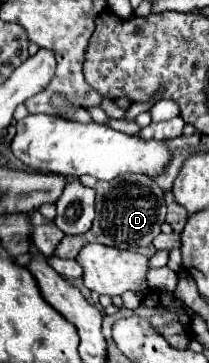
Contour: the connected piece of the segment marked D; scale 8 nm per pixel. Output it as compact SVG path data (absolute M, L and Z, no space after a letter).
M88 175L80 177L82 185L92 187L98 193L98 213L92 223L92 229L78 237L64 237L56 247L58 257L76 259L80 249L88 243L102 243L116 249L140 249L148 247L152 239L160 233L160 225L166 217L164 191L146 175L122 175L112 181L98 181Z

